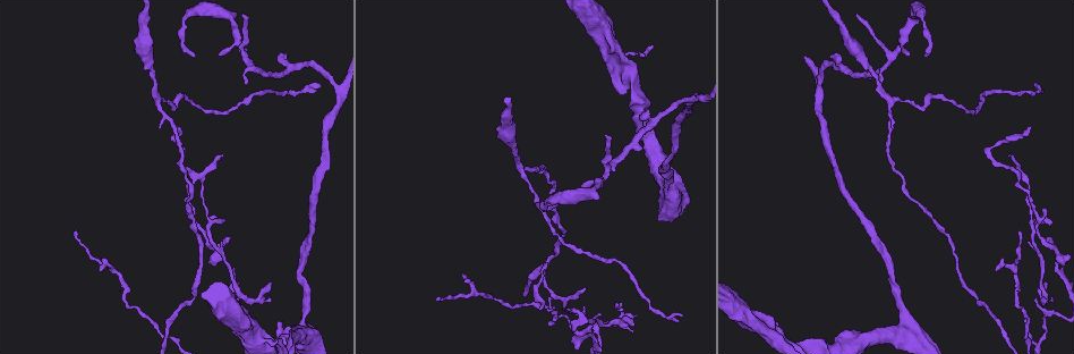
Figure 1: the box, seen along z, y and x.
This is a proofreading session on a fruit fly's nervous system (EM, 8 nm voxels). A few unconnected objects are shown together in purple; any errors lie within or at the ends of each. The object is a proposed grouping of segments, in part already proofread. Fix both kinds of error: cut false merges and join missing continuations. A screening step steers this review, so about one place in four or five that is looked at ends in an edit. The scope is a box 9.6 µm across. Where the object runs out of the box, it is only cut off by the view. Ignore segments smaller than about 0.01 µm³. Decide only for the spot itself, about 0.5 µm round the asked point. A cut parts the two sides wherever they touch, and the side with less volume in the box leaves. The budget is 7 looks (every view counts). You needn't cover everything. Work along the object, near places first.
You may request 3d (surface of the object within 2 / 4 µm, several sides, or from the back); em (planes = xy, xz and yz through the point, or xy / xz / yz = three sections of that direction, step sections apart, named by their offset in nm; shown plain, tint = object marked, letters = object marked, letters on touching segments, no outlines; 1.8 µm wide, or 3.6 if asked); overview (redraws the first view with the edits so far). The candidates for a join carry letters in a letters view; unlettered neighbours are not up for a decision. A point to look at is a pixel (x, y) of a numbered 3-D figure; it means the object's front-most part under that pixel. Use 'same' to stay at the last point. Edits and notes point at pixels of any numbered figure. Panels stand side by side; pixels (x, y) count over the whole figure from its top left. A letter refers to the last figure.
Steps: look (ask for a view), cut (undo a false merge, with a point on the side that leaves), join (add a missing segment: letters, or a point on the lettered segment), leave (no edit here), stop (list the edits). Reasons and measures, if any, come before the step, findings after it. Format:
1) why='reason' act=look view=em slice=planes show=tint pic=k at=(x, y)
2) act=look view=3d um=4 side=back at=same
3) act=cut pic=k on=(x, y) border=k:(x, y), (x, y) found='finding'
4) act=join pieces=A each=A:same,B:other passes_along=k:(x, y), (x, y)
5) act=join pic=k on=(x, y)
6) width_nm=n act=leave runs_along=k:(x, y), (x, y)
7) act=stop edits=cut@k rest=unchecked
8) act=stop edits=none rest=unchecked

why='free end' act=look view=3d um=4 pic=1 at=(646, 110)

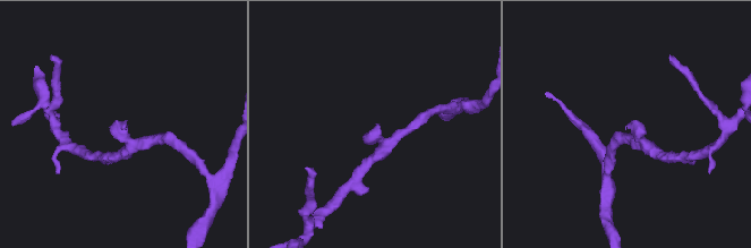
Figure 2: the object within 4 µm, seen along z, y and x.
act=look view=em um=3.6 slice=planes show=letters pic=2 at=(126, 127)

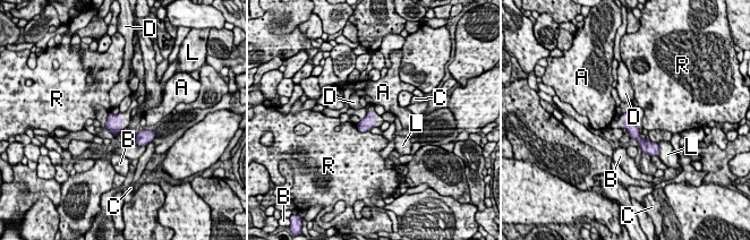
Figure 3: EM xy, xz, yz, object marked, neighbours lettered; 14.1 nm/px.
act=leave each=A:other,B:other,C:other,D:other,L:other,R:other border=3:(356, 125), (359, 130), (369, 131) found='none of them fits'

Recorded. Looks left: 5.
why='three-way junction' act=look view=em slice=planes show=letters pic=1 at=(625, 57)

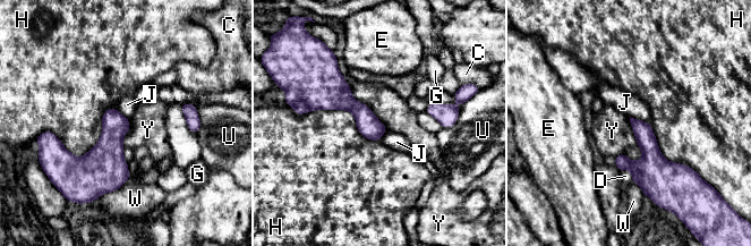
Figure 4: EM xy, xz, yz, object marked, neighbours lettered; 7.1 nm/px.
width_nm=140 act=leave each=C:other,D:other,E:other,G:other,H:other,J:other,U:other,W:other,Y:other found='all the same neuron'

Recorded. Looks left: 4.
why='sharp bend' act=look view=em slice=yz step=8 show=letters pic=1 at=(110, 268)

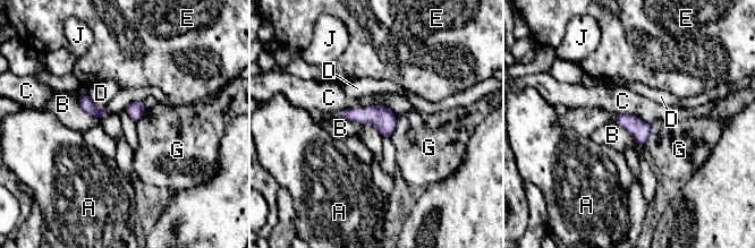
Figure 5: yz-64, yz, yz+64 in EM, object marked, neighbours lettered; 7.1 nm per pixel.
width_nm=120 act=leave each=A:other,B:other,C:other,D:other,E:other,G:other,J:other found='one neuron here'

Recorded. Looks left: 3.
act=stop edits=none rest=unchecked

